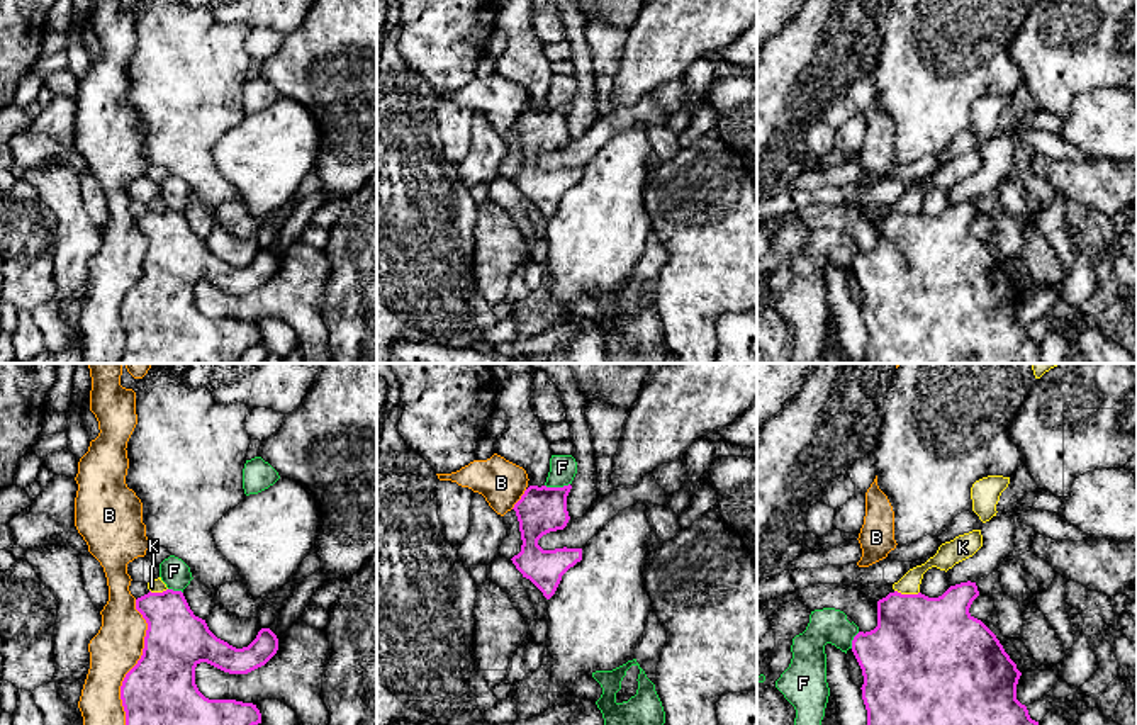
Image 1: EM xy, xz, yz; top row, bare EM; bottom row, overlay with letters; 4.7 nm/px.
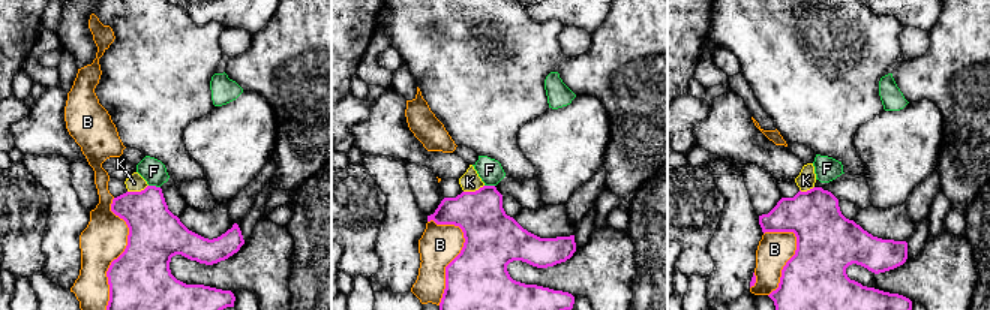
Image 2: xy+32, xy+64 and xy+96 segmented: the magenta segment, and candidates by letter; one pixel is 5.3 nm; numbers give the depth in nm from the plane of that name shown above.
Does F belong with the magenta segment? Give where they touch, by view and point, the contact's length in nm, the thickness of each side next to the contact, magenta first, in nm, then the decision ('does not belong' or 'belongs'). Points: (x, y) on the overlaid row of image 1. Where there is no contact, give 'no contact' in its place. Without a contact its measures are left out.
xz (557, 488) | 120 nm | 220/130 nm | does not belong

